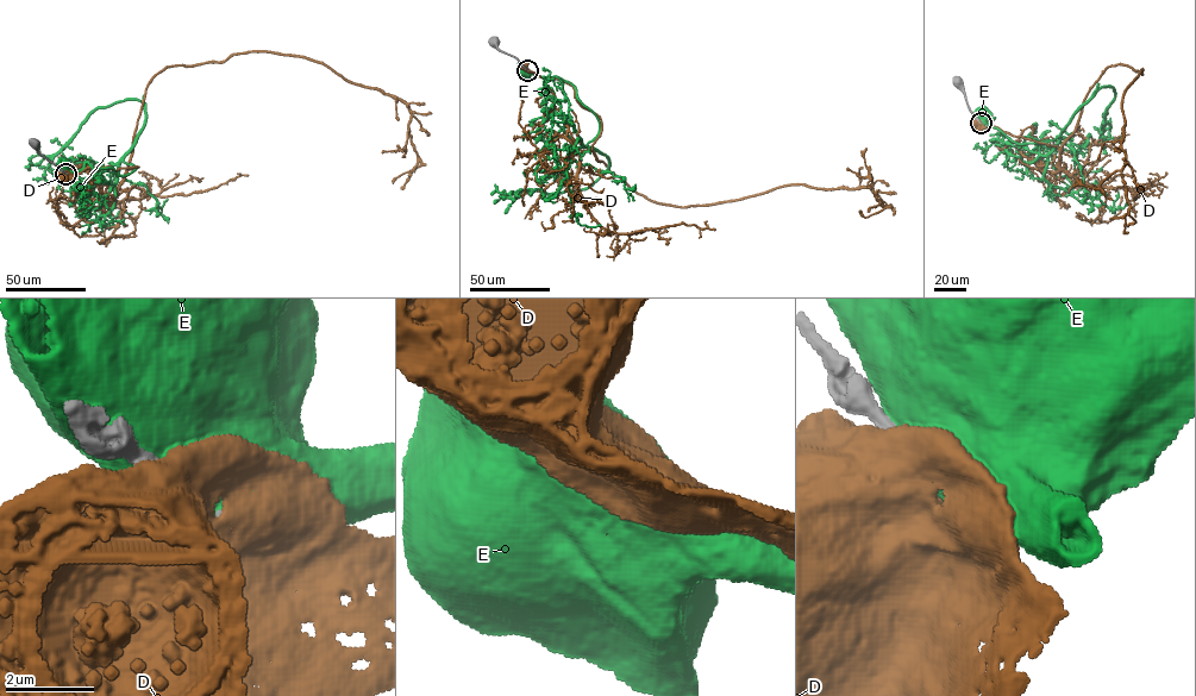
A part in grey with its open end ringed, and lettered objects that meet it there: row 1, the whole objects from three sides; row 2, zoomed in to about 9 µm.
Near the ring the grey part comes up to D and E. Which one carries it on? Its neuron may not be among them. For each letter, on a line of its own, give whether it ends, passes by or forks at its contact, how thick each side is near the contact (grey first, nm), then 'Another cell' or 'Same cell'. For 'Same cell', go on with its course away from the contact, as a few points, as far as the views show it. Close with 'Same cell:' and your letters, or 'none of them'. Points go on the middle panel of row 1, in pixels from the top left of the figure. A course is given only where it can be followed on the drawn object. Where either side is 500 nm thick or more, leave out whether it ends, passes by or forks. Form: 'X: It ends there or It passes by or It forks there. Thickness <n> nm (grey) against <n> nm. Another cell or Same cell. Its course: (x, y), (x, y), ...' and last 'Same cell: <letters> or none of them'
D: Thickness 220 nm (grey) against 700 nm. Another cell
E: Thickness 220 nm (grey) against 750 nm. Another cell
Same cell: none of them

